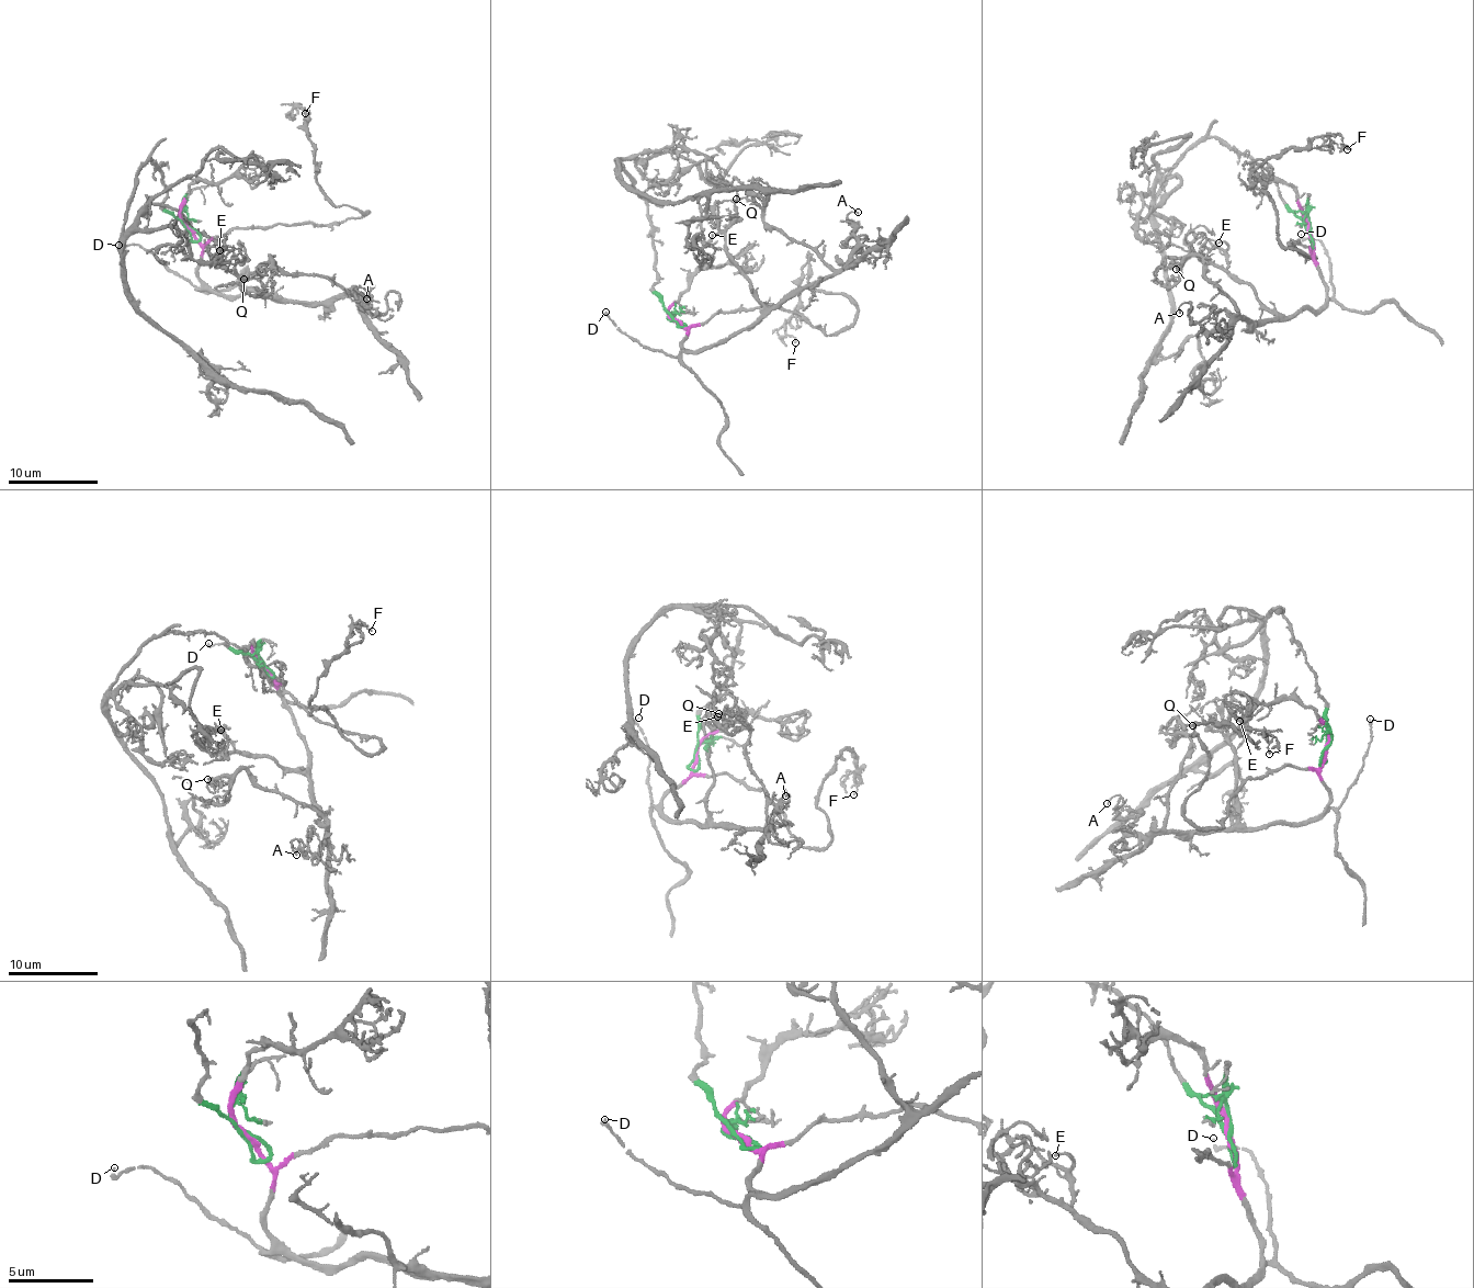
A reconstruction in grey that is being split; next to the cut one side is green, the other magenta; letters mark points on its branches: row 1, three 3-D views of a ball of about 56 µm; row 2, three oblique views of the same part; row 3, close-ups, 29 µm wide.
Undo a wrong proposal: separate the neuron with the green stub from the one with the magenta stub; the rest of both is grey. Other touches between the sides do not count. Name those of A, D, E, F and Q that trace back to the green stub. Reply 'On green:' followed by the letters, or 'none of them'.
On green: none of them

